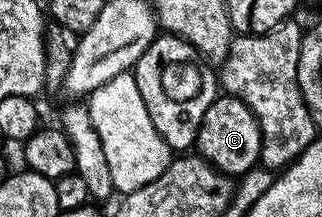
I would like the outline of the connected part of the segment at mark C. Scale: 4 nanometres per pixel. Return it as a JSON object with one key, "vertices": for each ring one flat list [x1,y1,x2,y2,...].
{"vertices":[[220,94,208,106,208,114,204,114,204,122,198,131,198,142,196,145,197,155,202,156,213,168,218,168,225,176,239,178,245,172,250,172,262,159,262,135,260,126,240,102,240,98]]}

